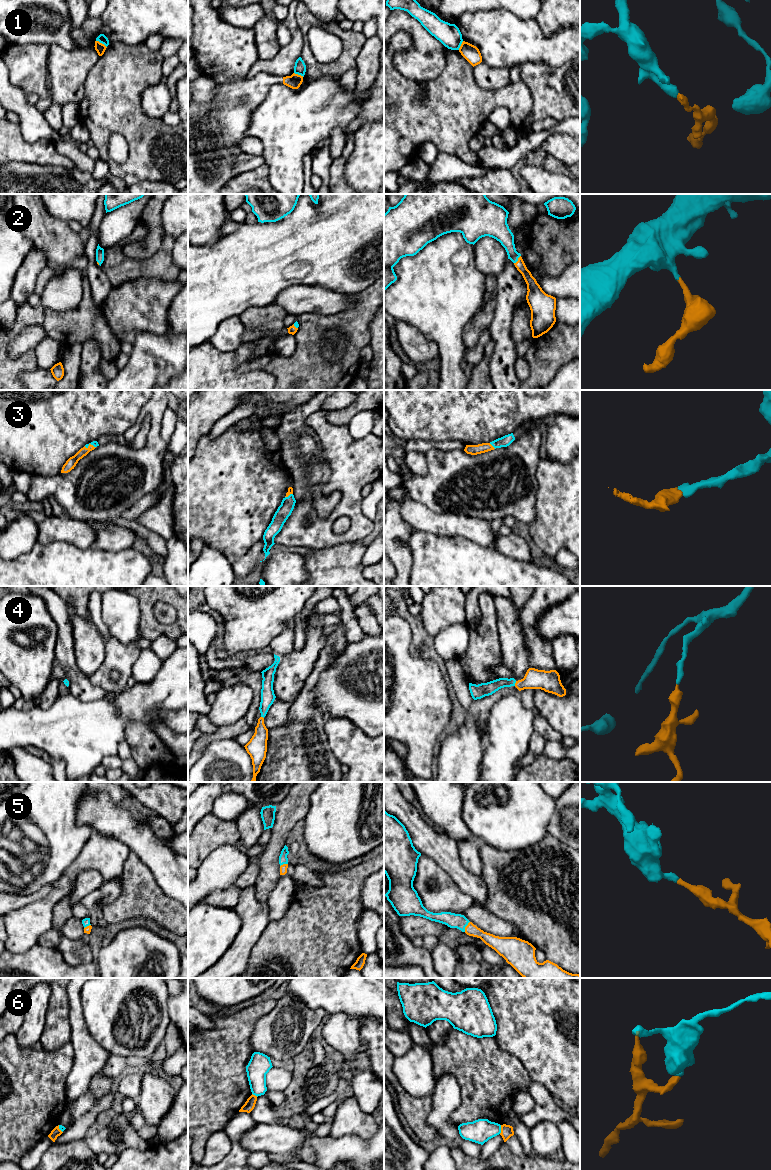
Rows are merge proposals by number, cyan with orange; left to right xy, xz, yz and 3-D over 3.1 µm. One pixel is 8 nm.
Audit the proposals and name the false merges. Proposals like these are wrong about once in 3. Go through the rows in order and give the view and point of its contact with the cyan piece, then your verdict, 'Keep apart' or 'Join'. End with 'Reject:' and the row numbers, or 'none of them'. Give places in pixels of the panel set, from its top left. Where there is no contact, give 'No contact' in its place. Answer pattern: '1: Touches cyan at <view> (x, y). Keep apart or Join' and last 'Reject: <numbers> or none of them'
1: Touches cyan at xy (101, 42). Keep apart
2: Touches cyan at yz (517, 259). Join
3: Touches cyan at yz (492, 445). Join
4: Touches cyan at yz (515, 682). Join
5: Touches cyan at yz (466, 925). Join
6: Touches cyan at yz (500, 1129). Keep apart
Reject: 1, 6

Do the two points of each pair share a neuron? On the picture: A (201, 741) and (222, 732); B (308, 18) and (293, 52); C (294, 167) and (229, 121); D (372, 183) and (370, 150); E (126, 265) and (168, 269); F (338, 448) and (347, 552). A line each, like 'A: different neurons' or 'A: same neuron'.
A: same neuron
B: different neurons
C: different neurons
D: same neuron
E: same neuron
F: different neurons

